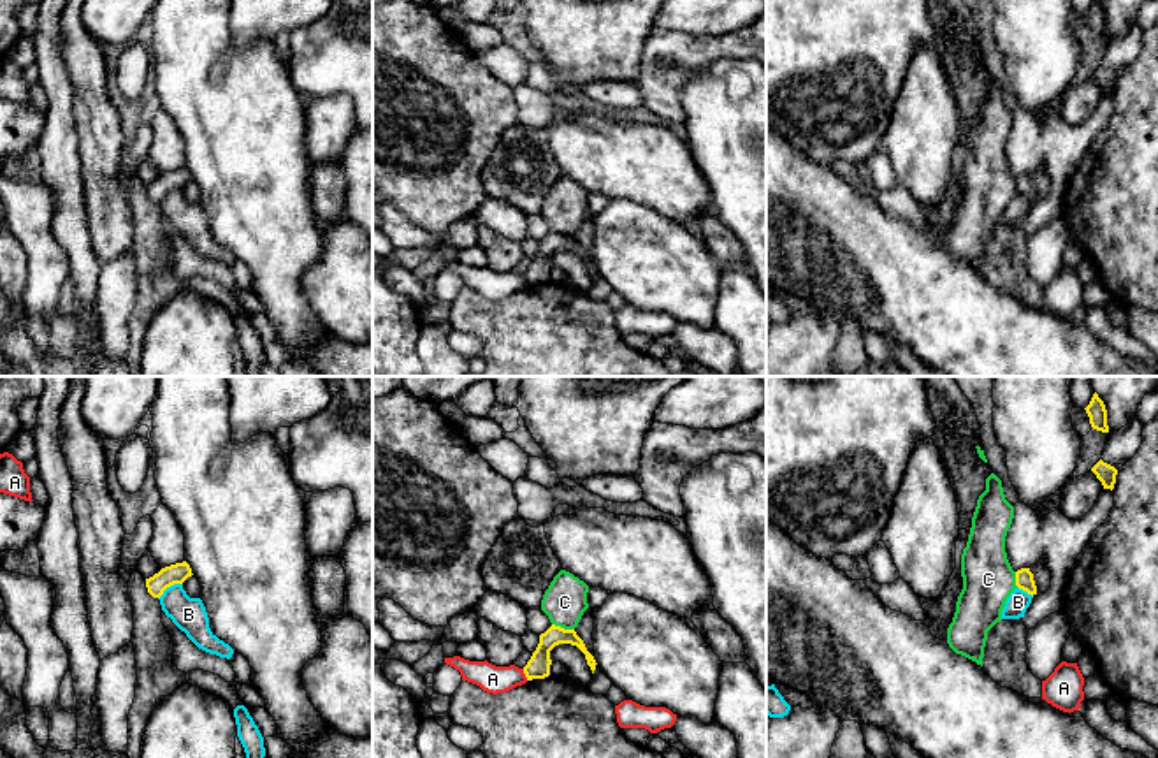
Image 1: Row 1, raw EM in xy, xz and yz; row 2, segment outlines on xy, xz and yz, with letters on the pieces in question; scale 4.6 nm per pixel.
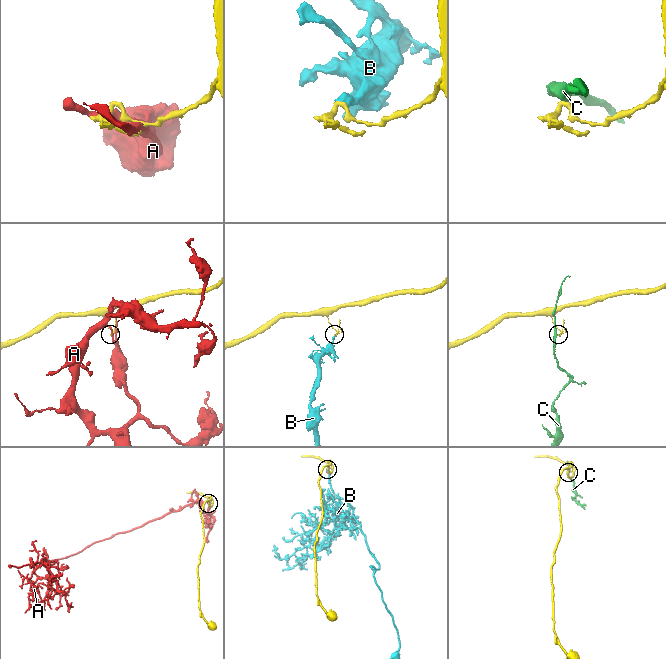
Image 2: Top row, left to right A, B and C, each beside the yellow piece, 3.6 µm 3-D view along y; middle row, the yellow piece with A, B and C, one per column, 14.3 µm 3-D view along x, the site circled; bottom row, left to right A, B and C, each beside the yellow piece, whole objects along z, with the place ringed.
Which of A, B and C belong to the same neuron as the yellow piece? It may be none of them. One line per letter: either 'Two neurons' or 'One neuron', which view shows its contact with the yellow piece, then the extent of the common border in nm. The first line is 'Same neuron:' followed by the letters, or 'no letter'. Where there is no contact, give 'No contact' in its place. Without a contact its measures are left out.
Same neuron: no letter
A: Two neurons. Touches yellow in xz. Shared border 60 nm
B: Two neurons. Touches yellow in xy. Shared border 130 nm
C: Two neurons. Touches yellow in xz. Shared border 110 nm

